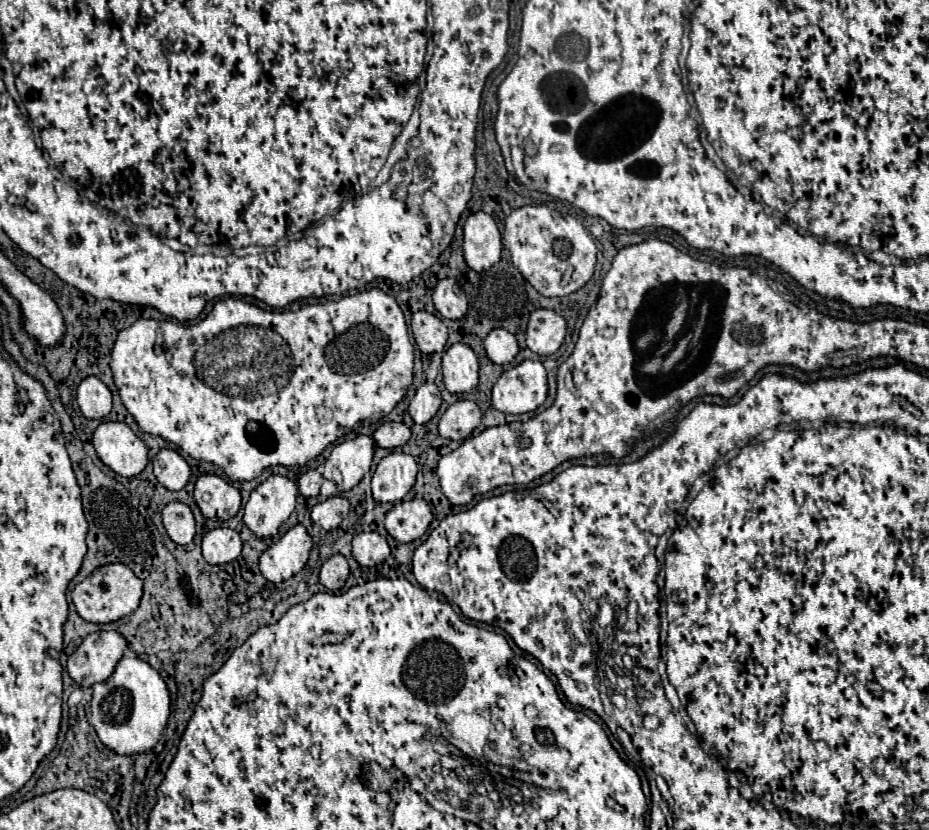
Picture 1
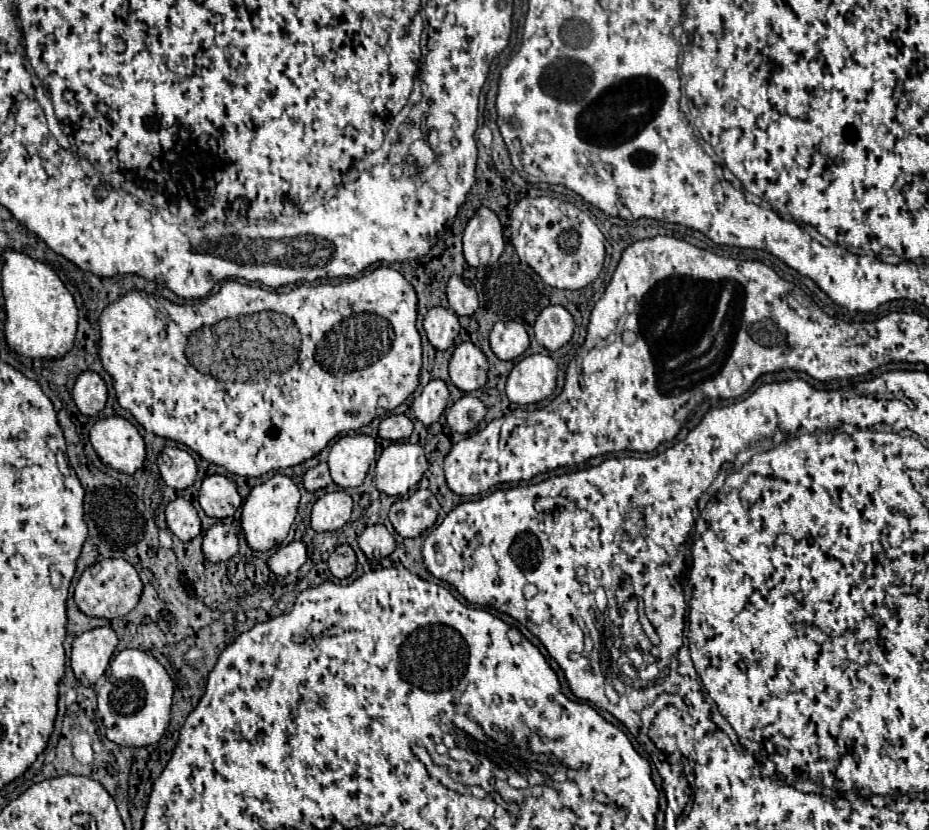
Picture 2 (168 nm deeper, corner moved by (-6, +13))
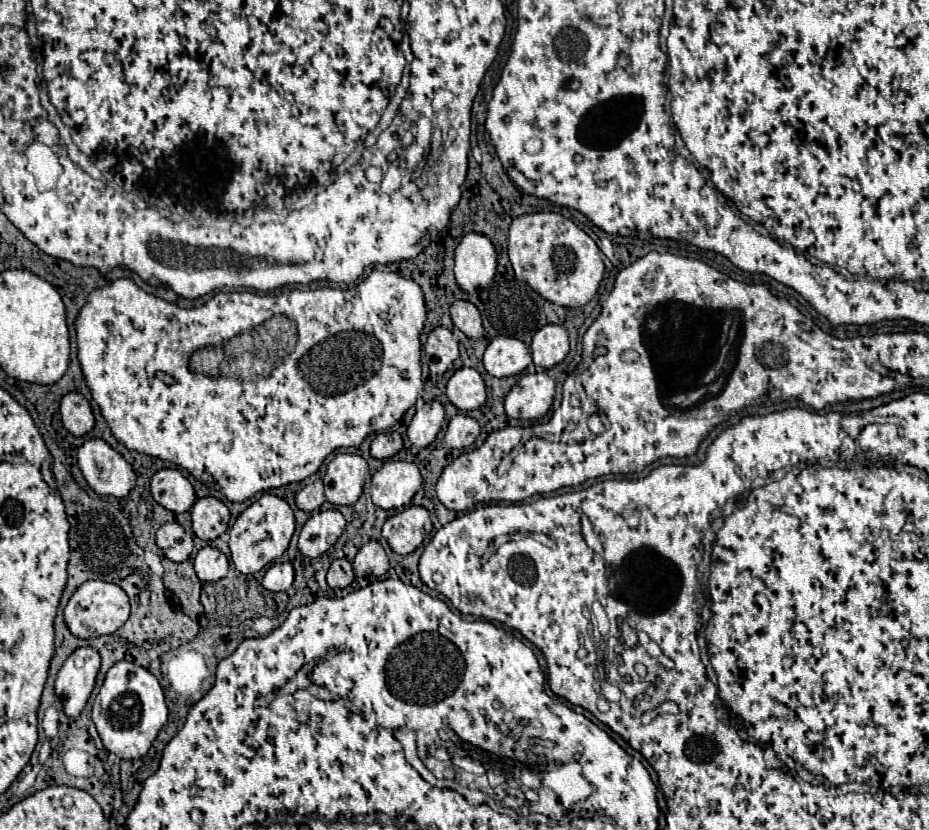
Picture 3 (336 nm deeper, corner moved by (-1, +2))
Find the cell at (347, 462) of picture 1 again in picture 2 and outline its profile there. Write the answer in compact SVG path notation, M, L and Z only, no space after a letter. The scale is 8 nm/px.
M346 435L338 439L328 455L330 475L340 487L362 485L372 461L376 459L376 441L370 435Z

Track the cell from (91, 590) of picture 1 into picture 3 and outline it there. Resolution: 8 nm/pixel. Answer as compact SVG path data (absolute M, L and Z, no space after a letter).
M89 580L75 590L75 594L67 602L63 614L65 614L65 624L73 636L97 638L97 636L113 634L115 630L119 630L127 622L129 598L117 584L109 584L109 582L101 582L101 580Z

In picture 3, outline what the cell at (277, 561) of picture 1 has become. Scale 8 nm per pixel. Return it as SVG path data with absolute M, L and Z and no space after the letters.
M289 562L283 564L273 564L265 576L263 576L263 588L267 588L269 592L283 592L287 588L291 588L293 584L293 566Z

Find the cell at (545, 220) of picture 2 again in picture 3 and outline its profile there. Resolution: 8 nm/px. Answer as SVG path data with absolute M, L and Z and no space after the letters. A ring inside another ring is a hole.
M553 212L525 214L511 222L509 260L519 280L527 282L545 300L567 308L585 306L597 294L605 274L597 244L569 218ZM527 264L533 268L527 270Z

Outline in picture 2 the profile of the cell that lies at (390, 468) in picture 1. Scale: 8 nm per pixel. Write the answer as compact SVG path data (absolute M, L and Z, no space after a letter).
M398 441L388 445L376 463L376 489L386 495L406 495L422 479L428 461L420 445Z

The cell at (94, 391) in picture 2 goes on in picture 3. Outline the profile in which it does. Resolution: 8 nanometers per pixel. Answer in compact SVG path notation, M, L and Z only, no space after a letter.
M69 392L63 396L59 412L61 412L61 424L73 436L85 436L87 432L91 432L91 428L95 424L87 398L83 398L77 392Z

